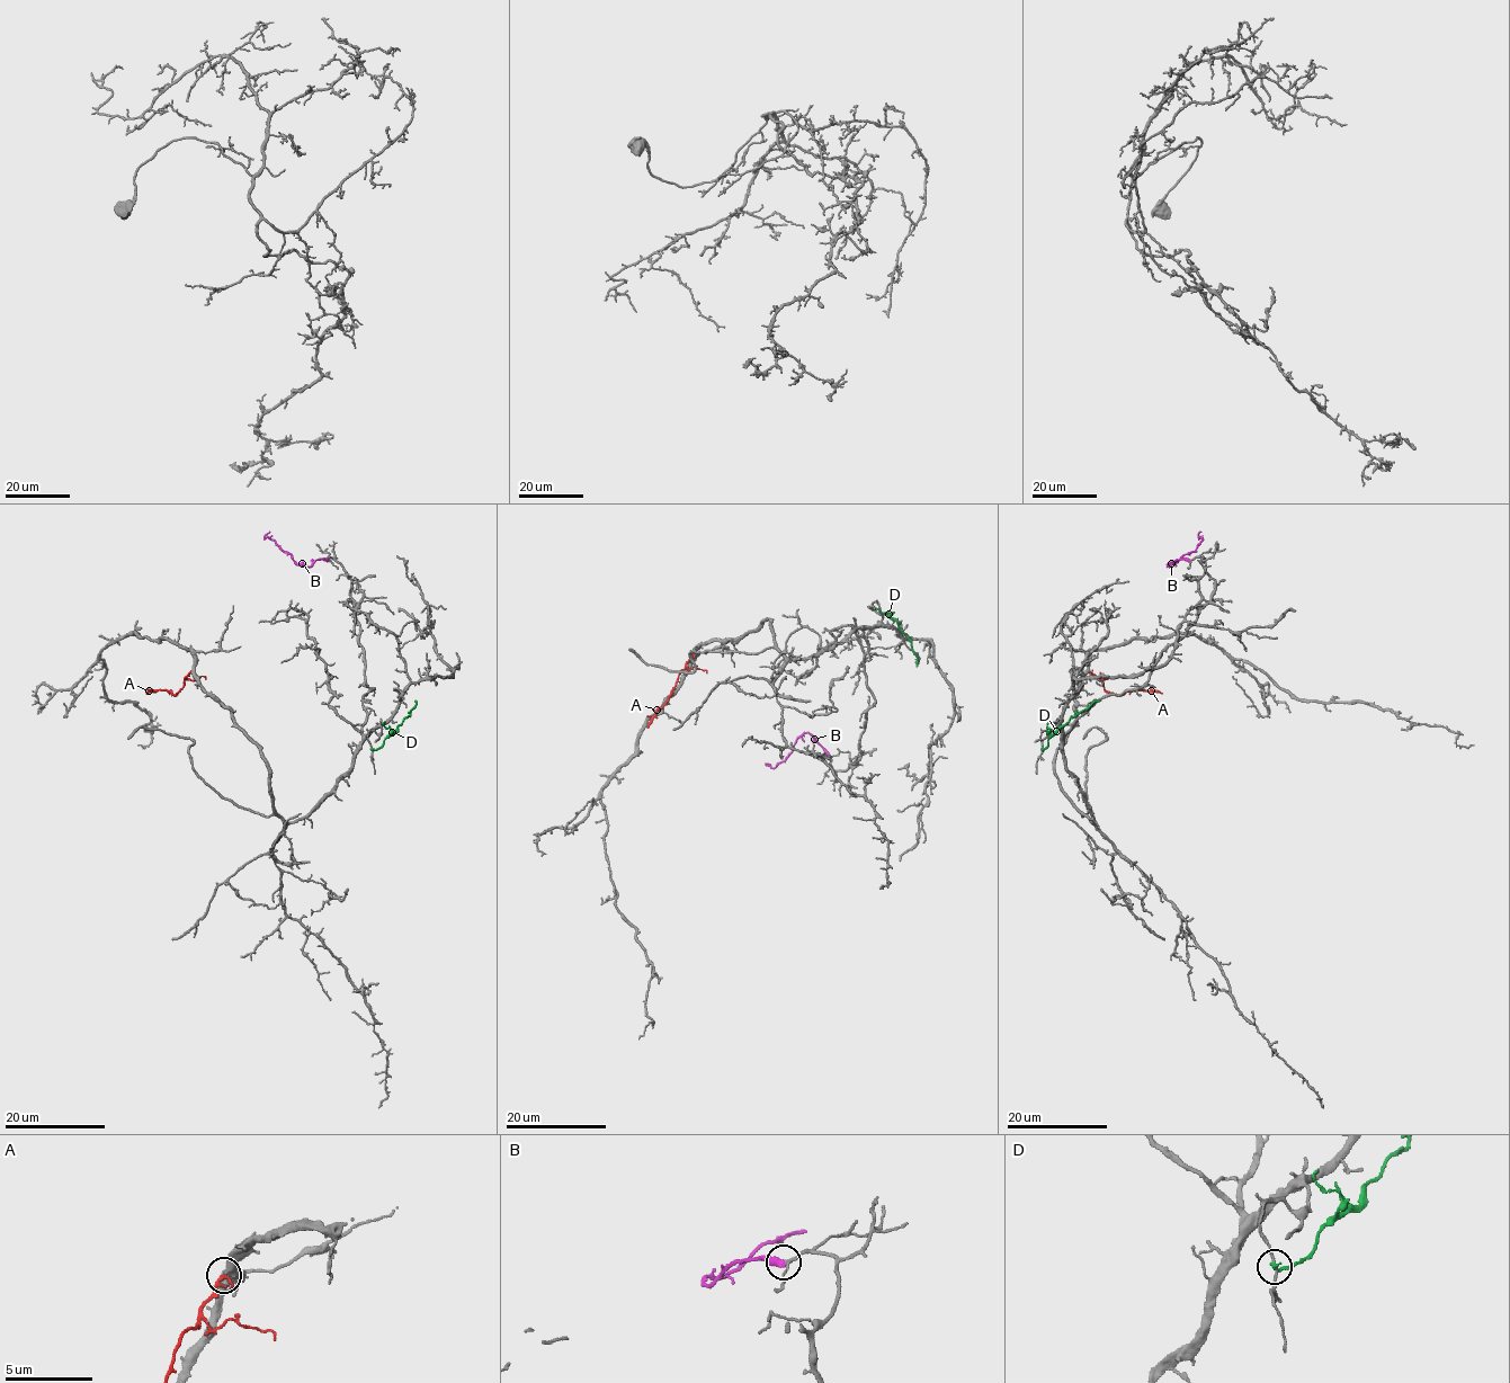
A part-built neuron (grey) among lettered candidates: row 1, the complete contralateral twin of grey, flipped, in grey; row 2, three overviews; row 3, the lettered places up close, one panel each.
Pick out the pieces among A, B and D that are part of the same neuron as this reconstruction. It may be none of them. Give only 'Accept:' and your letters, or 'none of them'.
Accept: A, B

